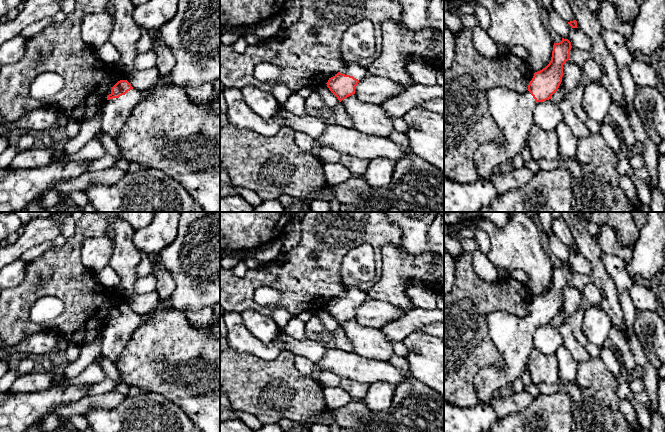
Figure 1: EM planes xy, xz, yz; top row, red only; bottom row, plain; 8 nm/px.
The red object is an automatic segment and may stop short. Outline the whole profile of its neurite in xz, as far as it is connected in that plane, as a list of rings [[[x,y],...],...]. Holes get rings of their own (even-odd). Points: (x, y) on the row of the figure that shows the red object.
[[[370,21],[355,23],[344,33],[341,56],[346,67],[326,83],[339,102],[355,94],[357,84],[368,74],[366,67],[359,65],[358,60],[370,57],[375,50],[374,26]]]

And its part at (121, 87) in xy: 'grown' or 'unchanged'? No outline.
grown

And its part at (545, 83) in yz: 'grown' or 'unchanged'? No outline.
grown

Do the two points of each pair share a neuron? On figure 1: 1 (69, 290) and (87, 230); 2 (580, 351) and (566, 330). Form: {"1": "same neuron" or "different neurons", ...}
{"1": "same neuron", "2": "same neuron"}

